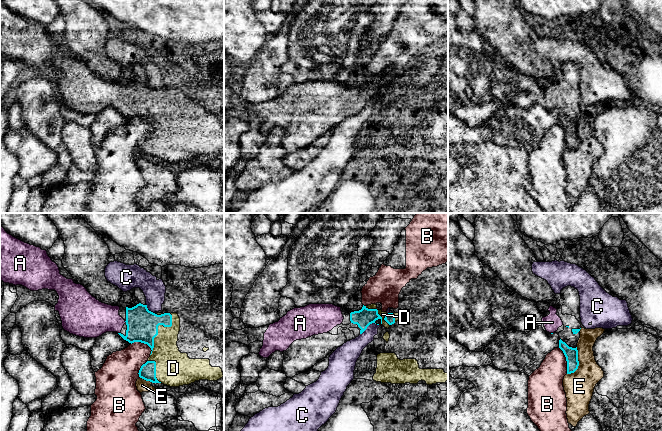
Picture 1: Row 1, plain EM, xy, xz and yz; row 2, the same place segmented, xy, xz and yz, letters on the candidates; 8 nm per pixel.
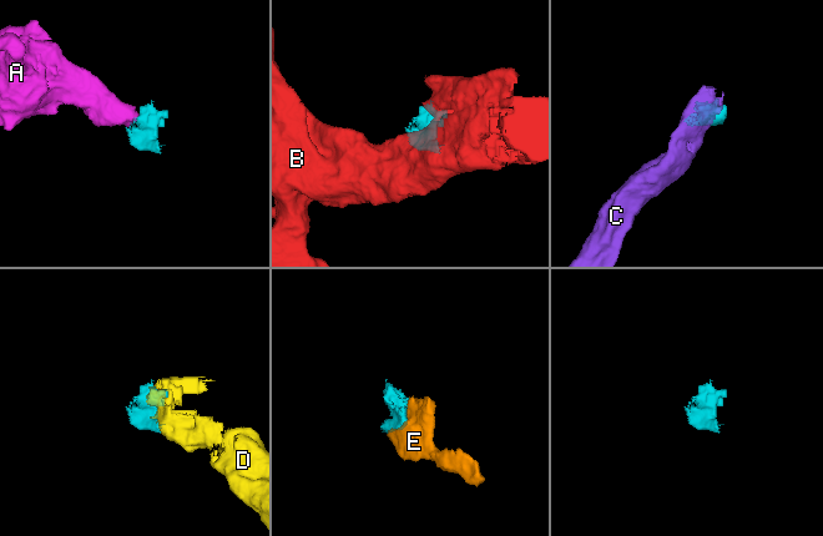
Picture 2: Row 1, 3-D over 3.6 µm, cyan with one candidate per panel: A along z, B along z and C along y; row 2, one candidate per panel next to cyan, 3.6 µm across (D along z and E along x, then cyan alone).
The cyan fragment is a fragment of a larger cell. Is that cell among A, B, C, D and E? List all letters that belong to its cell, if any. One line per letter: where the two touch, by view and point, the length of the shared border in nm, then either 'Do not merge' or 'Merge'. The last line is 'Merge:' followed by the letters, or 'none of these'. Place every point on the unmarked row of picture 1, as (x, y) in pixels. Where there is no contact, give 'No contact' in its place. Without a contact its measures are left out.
A: No contact. Merge
B: Touches cyan at yz (566, 136). Shared border 220 nm. Do not merge
C: Touches cyan at xz (369, 100). Shared border 170 nm. Do not merge
D: Touches cyan at xy (157, 105). Shared border 380 nm. Merge
E: Touches cyan at yz (578, 139). Shared border 240 nm. Do not merge
Merge: A, D

